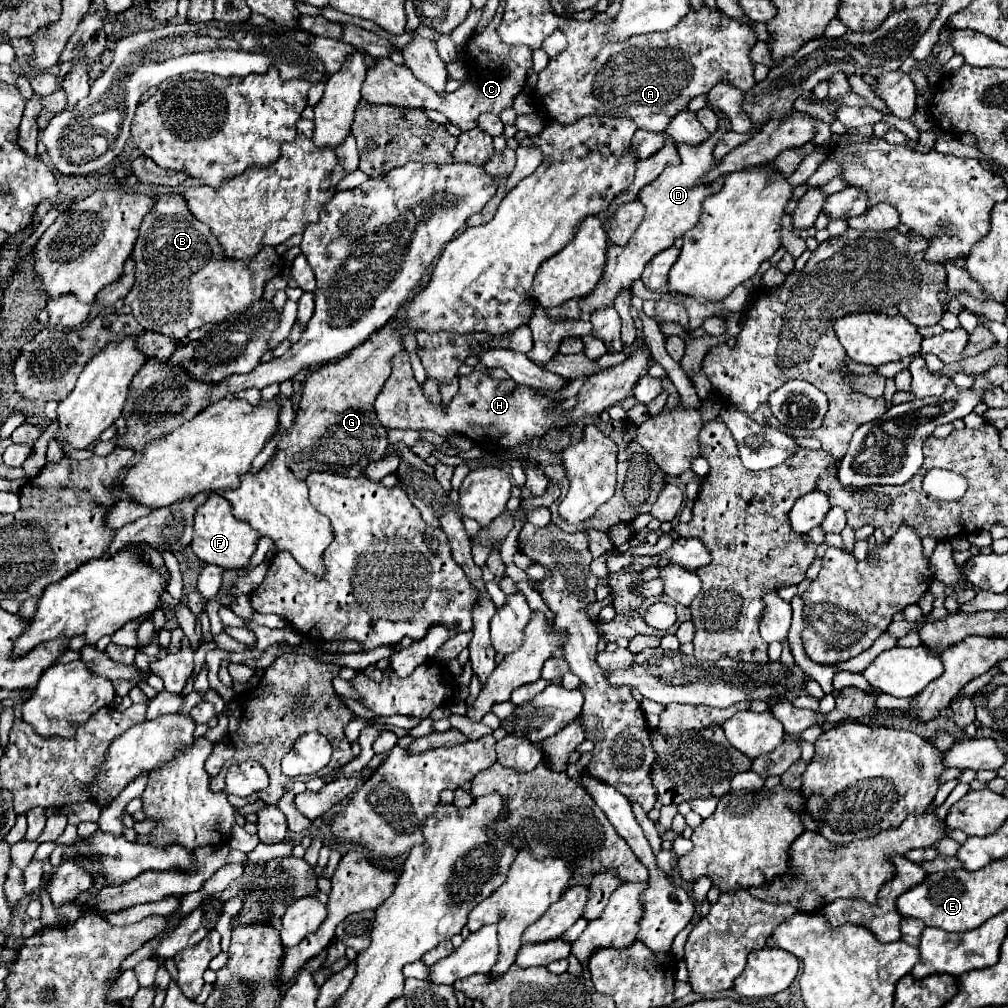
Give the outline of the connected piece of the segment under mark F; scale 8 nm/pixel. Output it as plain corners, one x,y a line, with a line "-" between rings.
219,494
209,496
207,502
195,514
195,530
193,530
191,548
207,564
215,564
225,570
245,568
253,552
257,550
257,540
259,540
259,532
255,532
255,528
251,528
245,520
235,518
231,512
231,504

